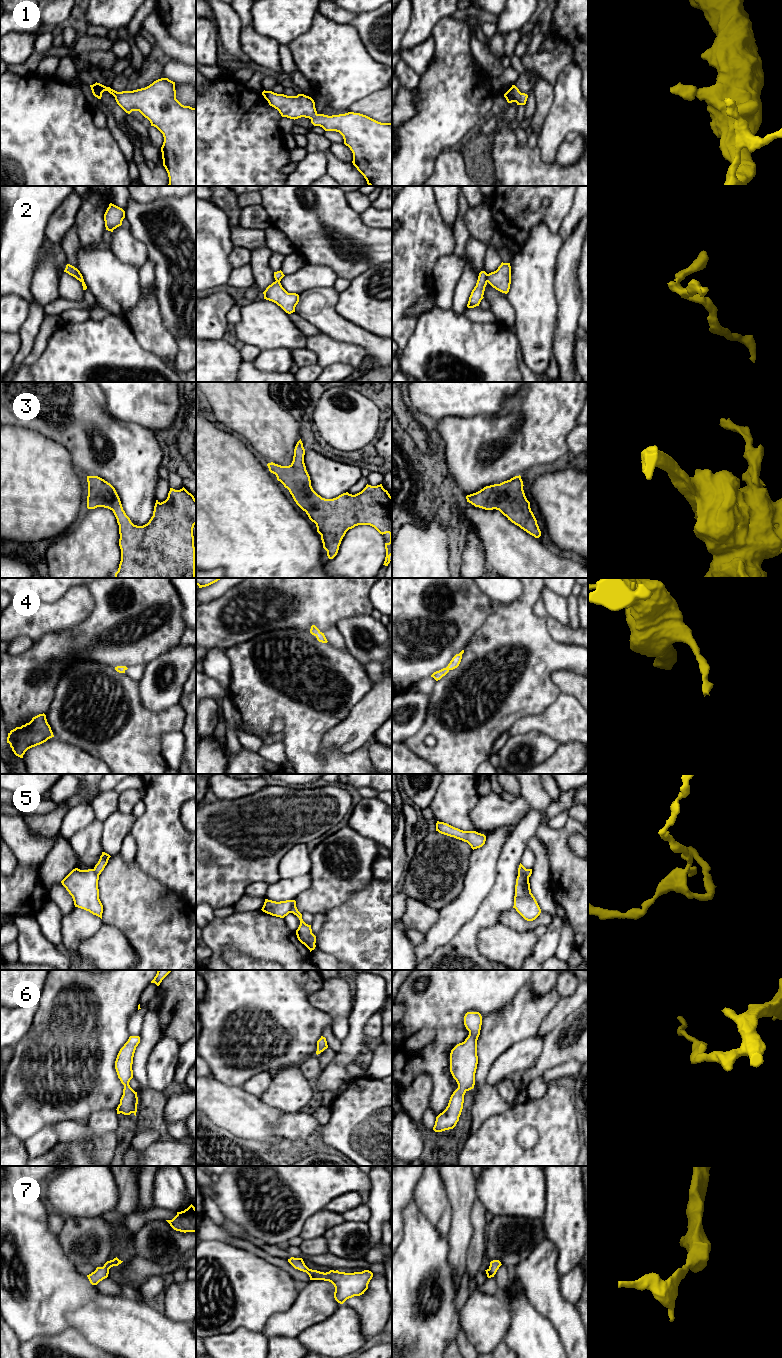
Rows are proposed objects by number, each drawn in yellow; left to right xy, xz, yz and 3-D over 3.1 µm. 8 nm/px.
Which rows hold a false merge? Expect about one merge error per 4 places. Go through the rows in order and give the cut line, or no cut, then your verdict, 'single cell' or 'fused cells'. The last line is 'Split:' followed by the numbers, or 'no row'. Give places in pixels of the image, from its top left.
1: no cut; single cell
2: cut in yz along (486, 274), (487, 281); fused cells
3: no cut; single cell
4: no cut; single cell
5: cut in xz along (293, 900), (290, 912); fused cells
6: no cut; single cell
7: no cut; single cell
Split: 2, 5

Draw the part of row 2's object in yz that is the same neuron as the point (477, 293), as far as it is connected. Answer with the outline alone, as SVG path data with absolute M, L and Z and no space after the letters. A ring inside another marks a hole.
M481 271L479 273L476 286L472 290L471 295L469 297L469 301L467 304L468 308L474 308L476 306L479 306L481 300L484 298L483 295L486 285L487 285L487 273L485 271Z

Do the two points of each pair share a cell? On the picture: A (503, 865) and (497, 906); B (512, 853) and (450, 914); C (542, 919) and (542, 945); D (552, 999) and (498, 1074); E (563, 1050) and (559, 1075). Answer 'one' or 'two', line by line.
A: one
B: two
C: two
D: two
E: two

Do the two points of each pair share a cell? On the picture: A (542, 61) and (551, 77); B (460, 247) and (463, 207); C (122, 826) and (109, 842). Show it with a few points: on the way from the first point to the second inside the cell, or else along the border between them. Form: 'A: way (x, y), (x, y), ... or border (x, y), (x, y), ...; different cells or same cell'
A: way (546, 65), (550, 73); same cell
B: way (460, 237), (460, 217); same cell
C: way (118, 830), (112, 838); same cell

